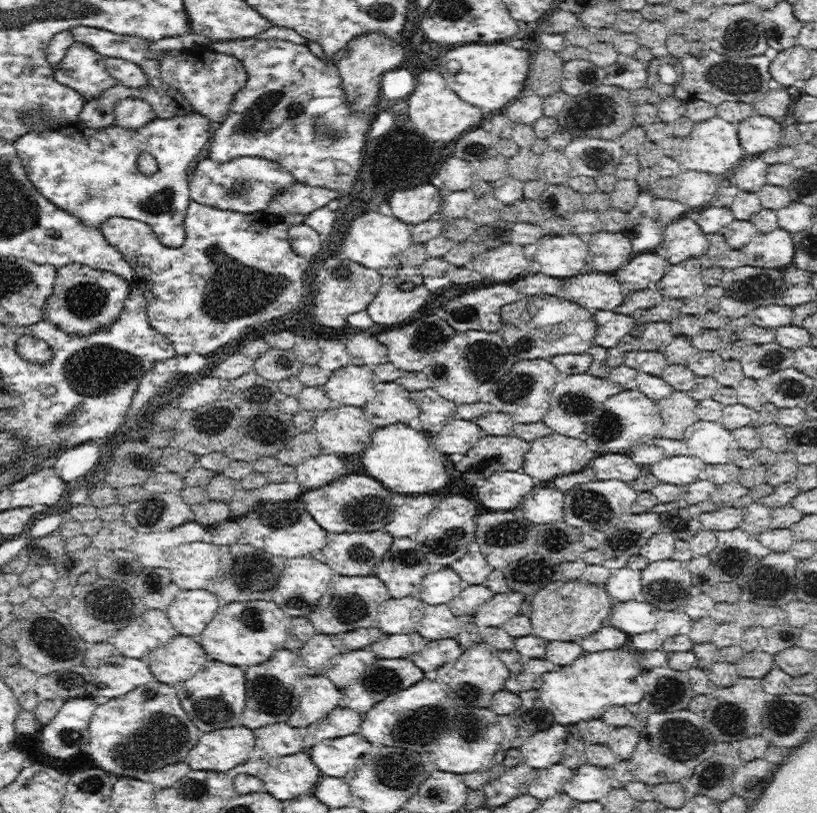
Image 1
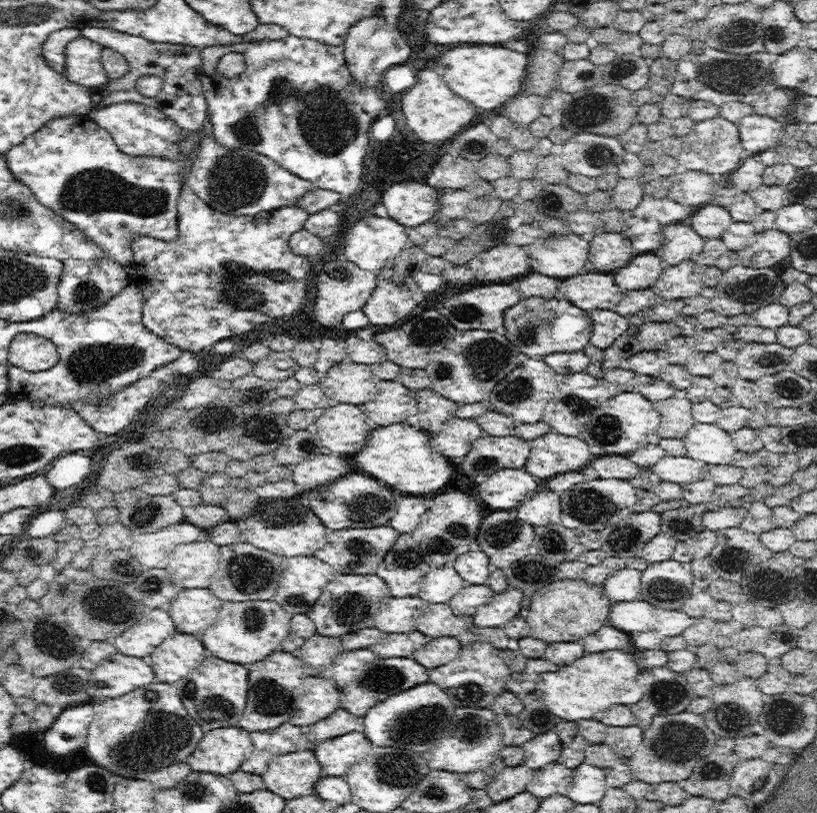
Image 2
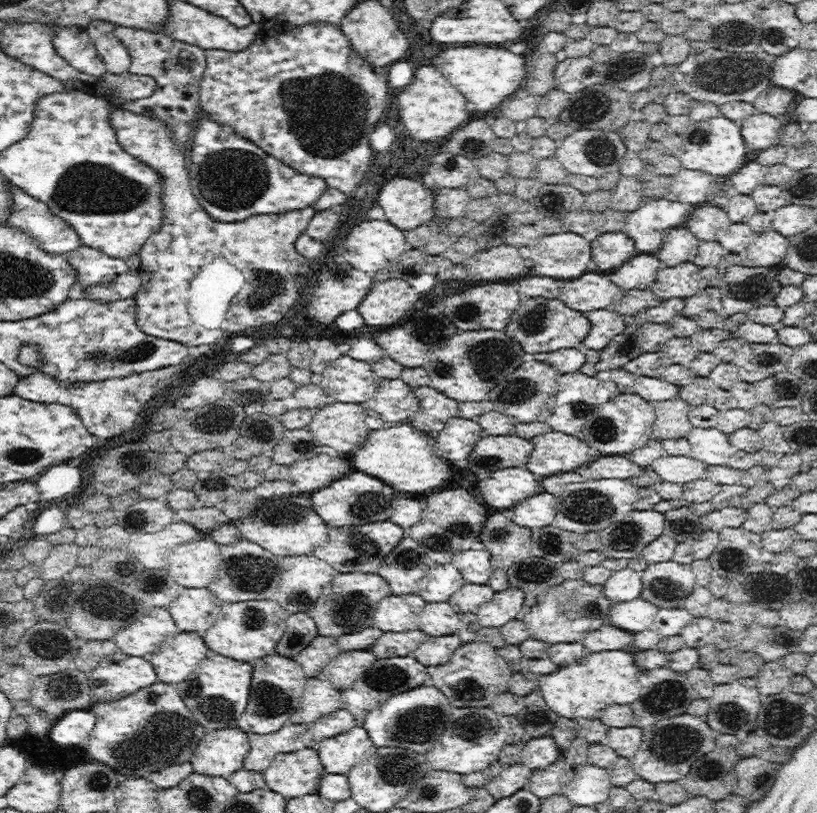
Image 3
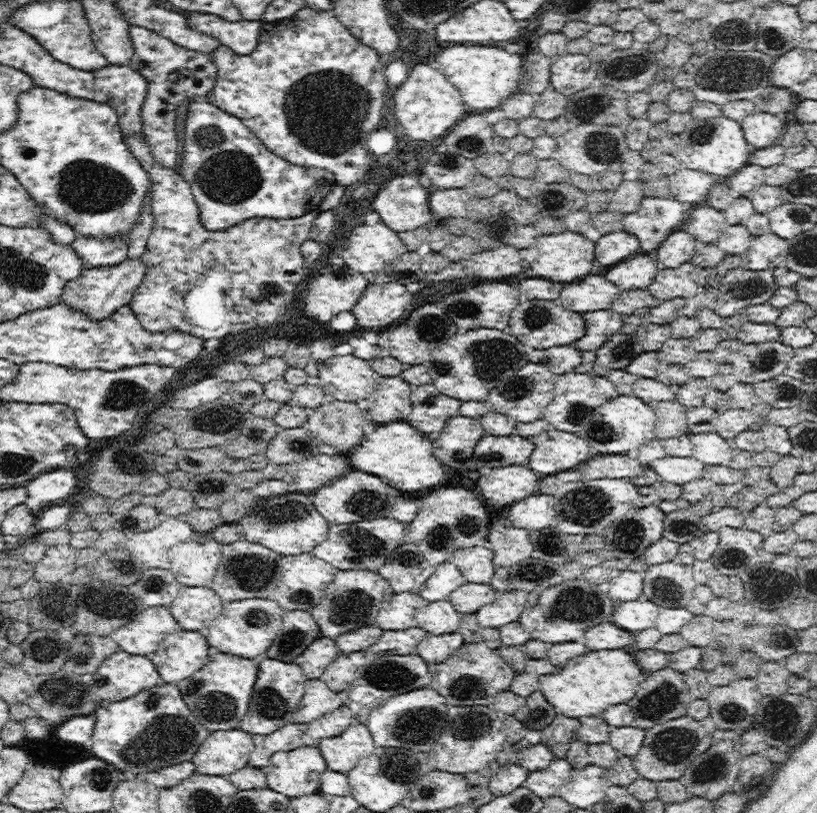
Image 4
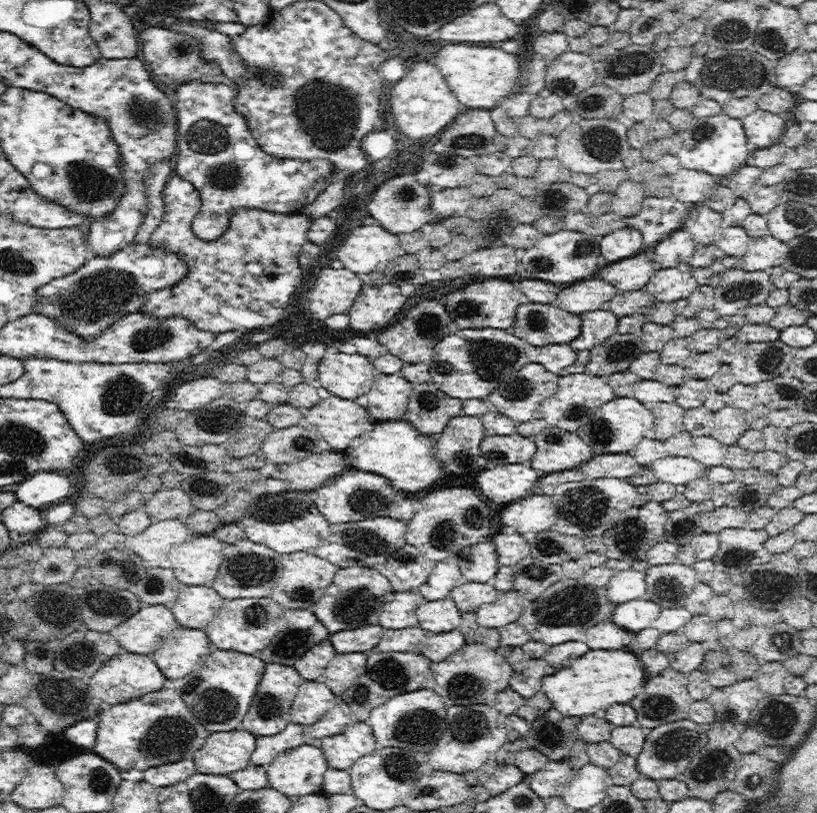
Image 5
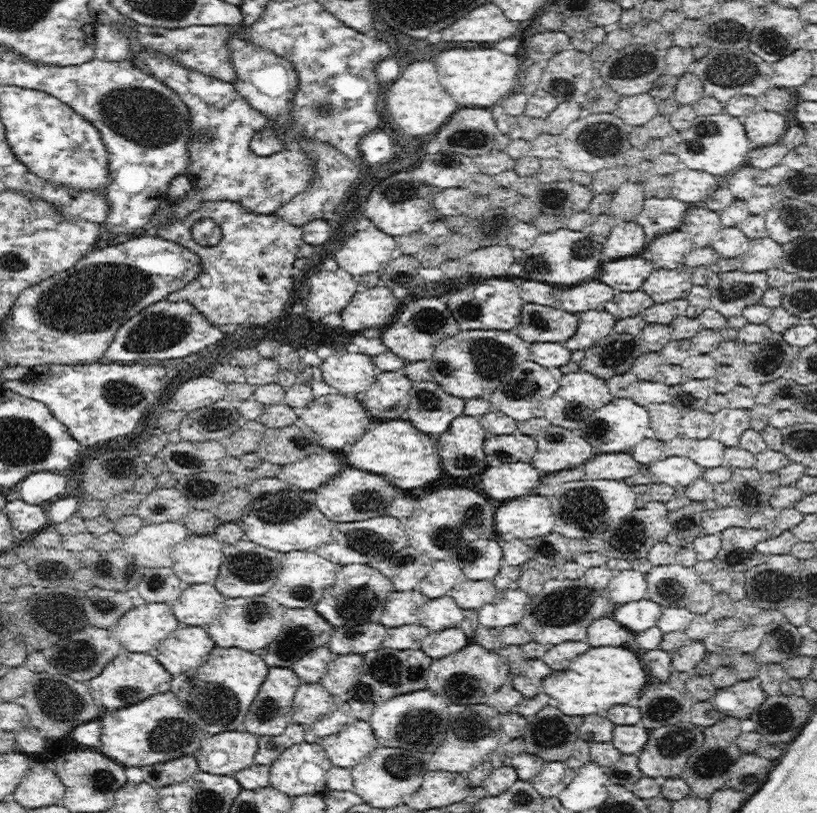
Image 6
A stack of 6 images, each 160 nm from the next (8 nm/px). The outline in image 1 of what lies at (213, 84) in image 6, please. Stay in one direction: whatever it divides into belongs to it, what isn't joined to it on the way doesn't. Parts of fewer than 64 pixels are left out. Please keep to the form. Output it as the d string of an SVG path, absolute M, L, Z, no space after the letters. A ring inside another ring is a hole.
M209 156L198 162L189 181L191 200L220 210L250 214L264 211L274 196L294 186L296 180L290 171L277 162L257 156L238 156L228 162L216 162Z

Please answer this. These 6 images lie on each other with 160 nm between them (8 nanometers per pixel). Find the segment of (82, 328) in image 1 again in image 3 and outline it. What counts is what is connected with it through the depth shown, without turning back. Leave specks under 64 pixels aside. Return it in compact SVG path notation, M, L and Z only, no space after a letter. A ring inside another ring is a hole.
M81 245L65 254L77 272L76 284L83 290L94 284L110 284L129 269L127 262L104 254L101 250Z

